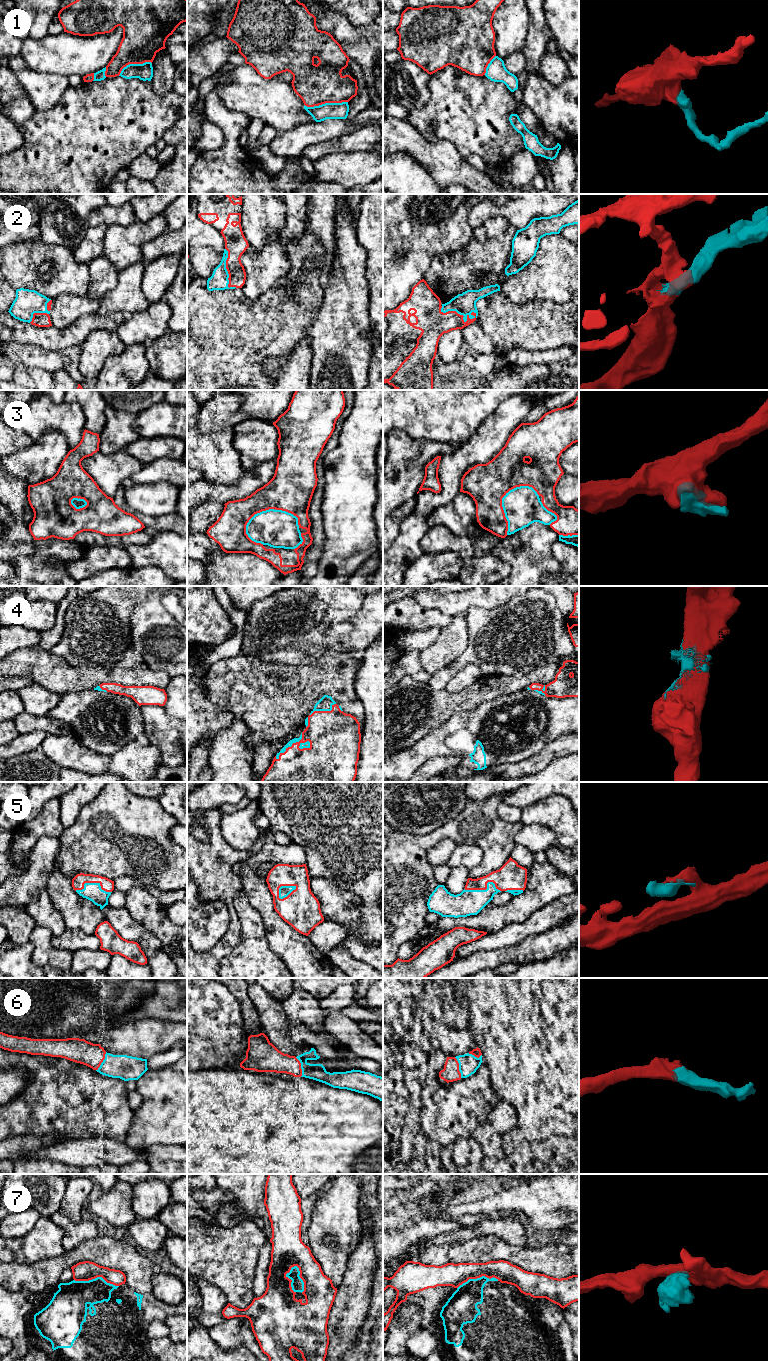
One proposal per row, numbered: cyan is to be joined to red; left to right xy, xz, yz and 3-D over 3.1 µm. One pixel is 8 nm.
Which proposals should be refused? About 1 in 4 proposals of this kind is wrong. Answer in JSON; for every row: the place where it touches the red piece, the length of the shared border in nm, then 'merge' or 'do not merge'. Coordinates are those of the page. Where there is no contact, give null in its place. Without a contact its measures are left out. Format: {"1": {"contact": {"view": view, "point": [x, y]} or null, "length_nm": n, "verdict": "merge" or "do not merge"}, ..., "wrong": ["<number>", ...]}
{"1": {"contact": {"view": "xz", "point": [325, 102]}, "length_nm": 360, "verdict": "do not merge"}, "2": {"contact": {"view": "yz", "point": [459, 314]}, "length_nm": 300, "verdict": "merge"}, "3": {"contact": {"view": "xz", "point": [271, 508]}, "length_nm": 440, "verdict": "do not merge"}, "4": {"contact": {"view": "xz", "point": [292, 744]}, "length_nm": 320, "verdict": "do not merge"}, "5": {"contact": {"view": "xz", "point": [288, 895]}, "length_nm": 180, "verdict": "merge"}, "6": {"contact": {"view": "yz", "point": [458, 1067]}, "length_nm": 180, "verdict": "merge"}, "7": {"contact": {"view": "xz", "point": [300, 1277]}, "length_nm": 240, "verdict": "do not merge"}, "wrong": ["1", "3", "4", "7"]}

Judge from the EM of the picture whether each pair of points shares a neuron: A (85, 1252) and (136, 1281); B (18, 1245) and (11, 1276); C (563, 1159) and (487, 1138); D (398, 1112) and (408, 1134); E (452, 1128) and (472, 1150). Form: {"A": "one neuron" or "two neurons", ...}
{"A": "one neuron", "B": "two neurons", "C": "two neurons", "D": "two neurons", "E": "two neurons"}

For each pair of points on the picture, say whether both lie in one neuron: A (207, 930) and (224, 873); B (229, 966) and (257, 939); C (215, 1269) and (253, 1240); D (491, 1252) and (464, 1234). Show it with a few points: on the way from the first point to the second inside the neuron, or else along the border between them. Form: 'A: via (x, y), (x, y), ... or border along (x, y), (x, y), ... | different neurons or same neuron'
A: border along (198, 886), (198, 898), (221, 901), (229, 921) | different neurons
B: via (236, 960), (250, 946) | same neuron
C: via (224, 1262), (244, 1242) | same neuron
D: border along (495, 1234), (481, 1235), (454, 1244) | different neurons

